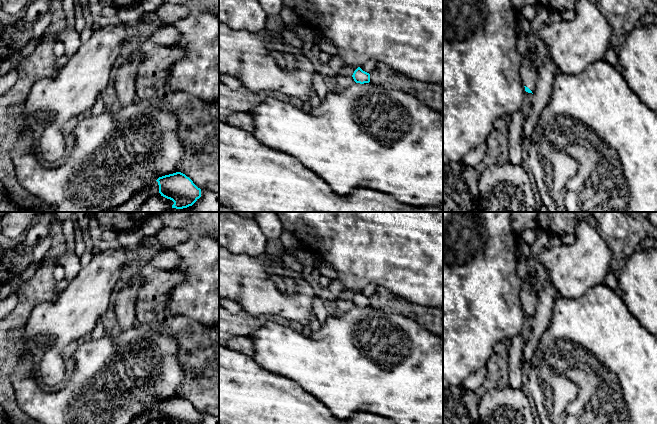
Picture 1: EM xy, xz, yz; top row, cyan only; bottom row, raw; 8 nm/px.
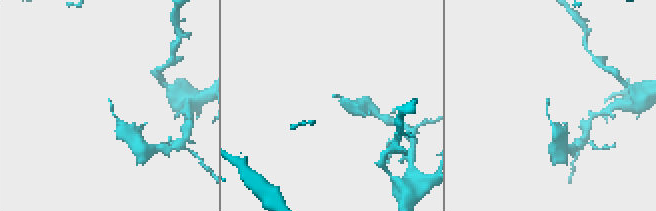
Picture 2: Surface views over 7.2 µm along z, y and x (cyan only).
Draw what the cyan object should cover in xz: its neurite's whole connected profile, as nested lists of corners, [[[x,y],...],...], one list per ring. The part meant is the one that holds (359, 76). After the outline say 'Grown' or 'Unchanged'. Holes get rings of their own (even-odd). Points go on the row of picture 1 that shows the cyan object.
[[[360,67],[354,71],[352,77],[356,83],[364,84],[370,82],[370,74],[363,71]]]. Unchanged

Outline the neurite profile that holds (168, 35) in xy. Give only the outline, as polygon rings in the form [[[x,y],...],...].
[[[166,25],[154,31],[146,41],[159,45],[173,46],[179,40],[180,34],[174,25]]]

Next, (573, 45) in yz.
[[[578,0],[575,11],[573,20],[546,22],[535,36],[545,43],[557,71],[568,75],[603,60],[613,37],[612,27],[597,4]]]

